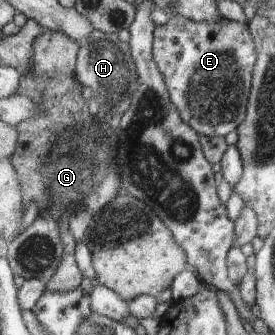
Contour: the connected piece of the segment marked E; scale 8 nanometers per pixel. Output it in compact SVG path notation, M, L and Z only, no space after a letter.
M171 16L165 25L156 26L152 52L155 54L156 64L164 74L172 101L180 110L180 116L198 134L205 137L225 137L245 119L252 73L257 59L247 23L220 17L217 23L210 24L192 22L183 16Z

